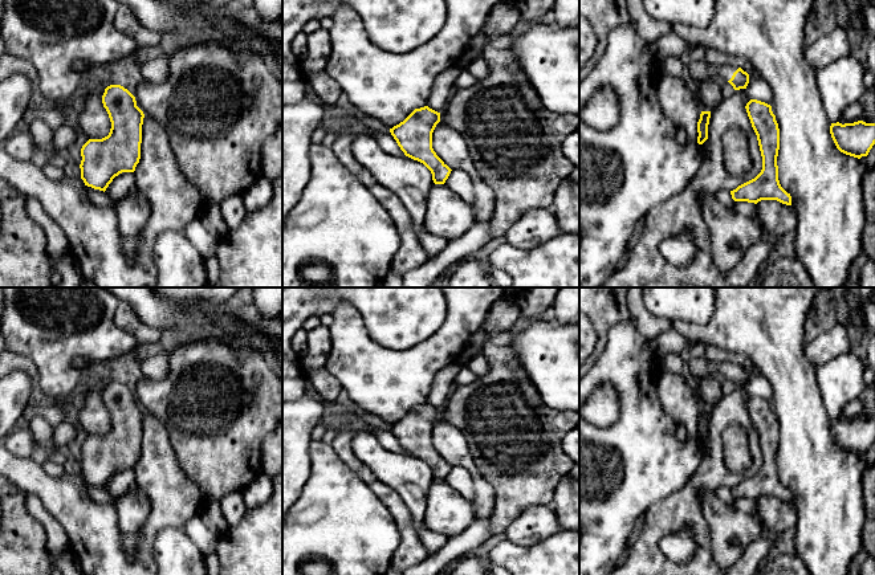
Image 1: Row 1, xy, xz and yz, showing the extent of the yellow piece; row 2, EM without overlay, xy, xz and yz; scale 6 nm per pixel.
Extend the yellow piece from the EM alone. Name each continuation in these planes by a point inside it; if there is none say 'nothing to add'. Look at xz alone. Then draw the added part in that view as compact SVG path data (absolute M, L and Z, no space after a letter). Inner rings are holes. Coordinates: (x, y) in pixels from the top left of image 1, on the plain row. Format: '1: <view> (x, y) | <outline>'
nothing to add

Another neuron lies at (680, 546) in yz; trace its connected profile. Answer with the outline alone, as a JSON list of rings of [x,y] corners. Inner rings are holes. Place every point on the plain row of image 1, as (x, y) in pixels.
[[[689,526],[666,535],[660,543],[662,552],[676,563],[688,562],[696,551],[696,542]]]

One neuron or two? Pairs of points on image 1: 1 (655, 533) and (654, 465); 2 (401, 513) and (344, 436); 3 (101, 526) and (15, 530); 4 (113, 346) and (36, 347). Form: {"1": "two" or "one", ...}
{"1": "two", "2": "one", "3": "two", "4": "one"}

